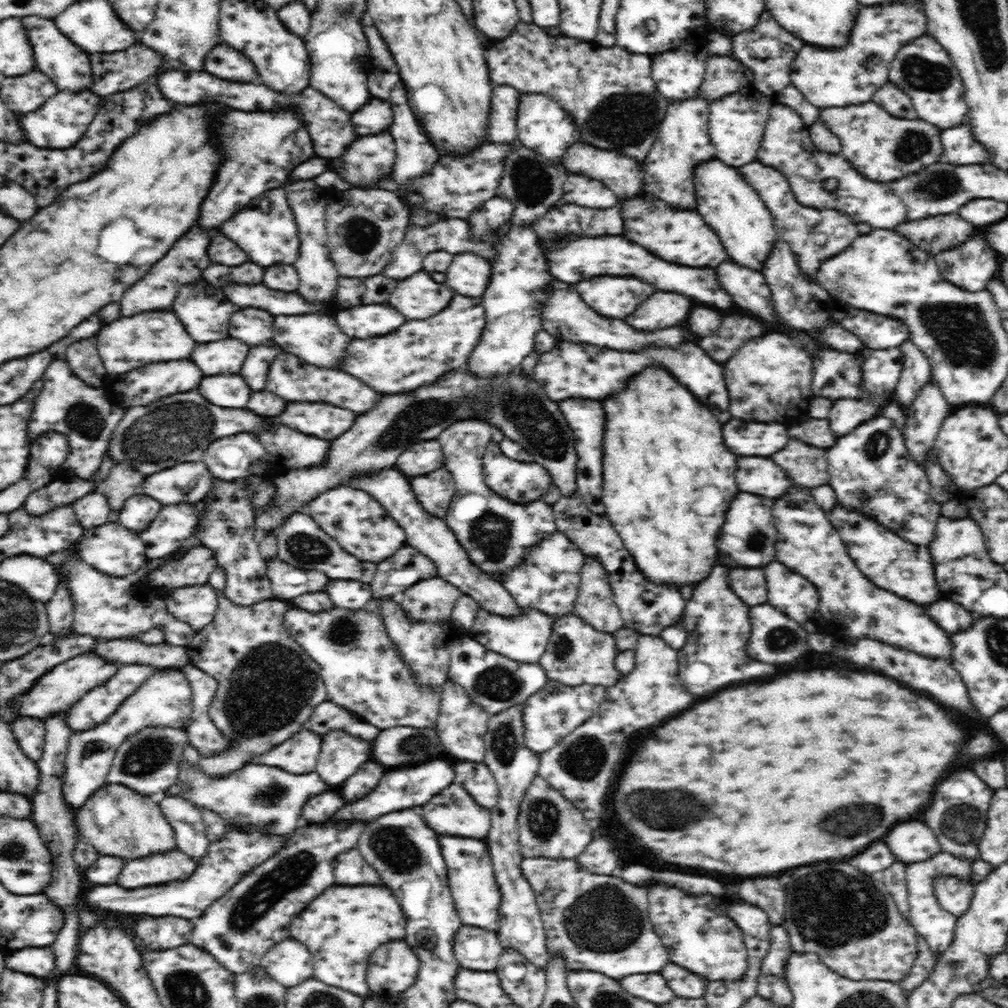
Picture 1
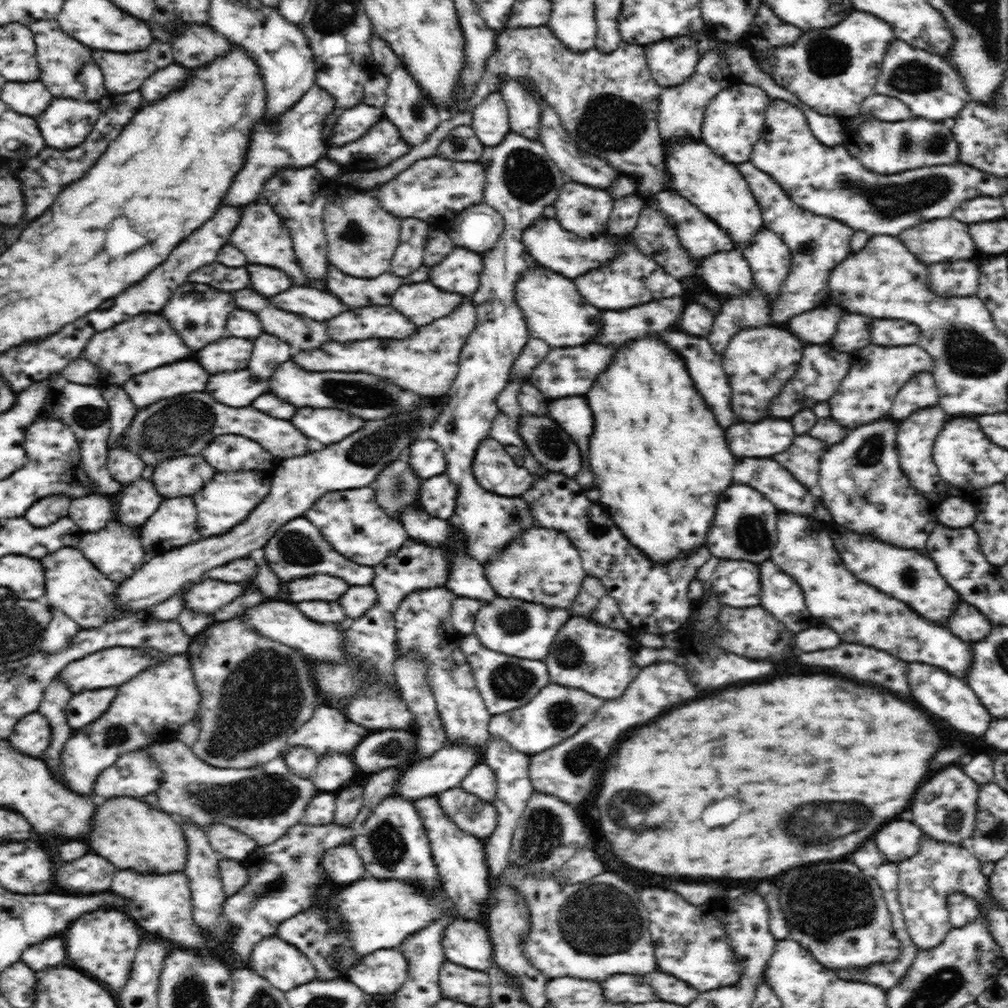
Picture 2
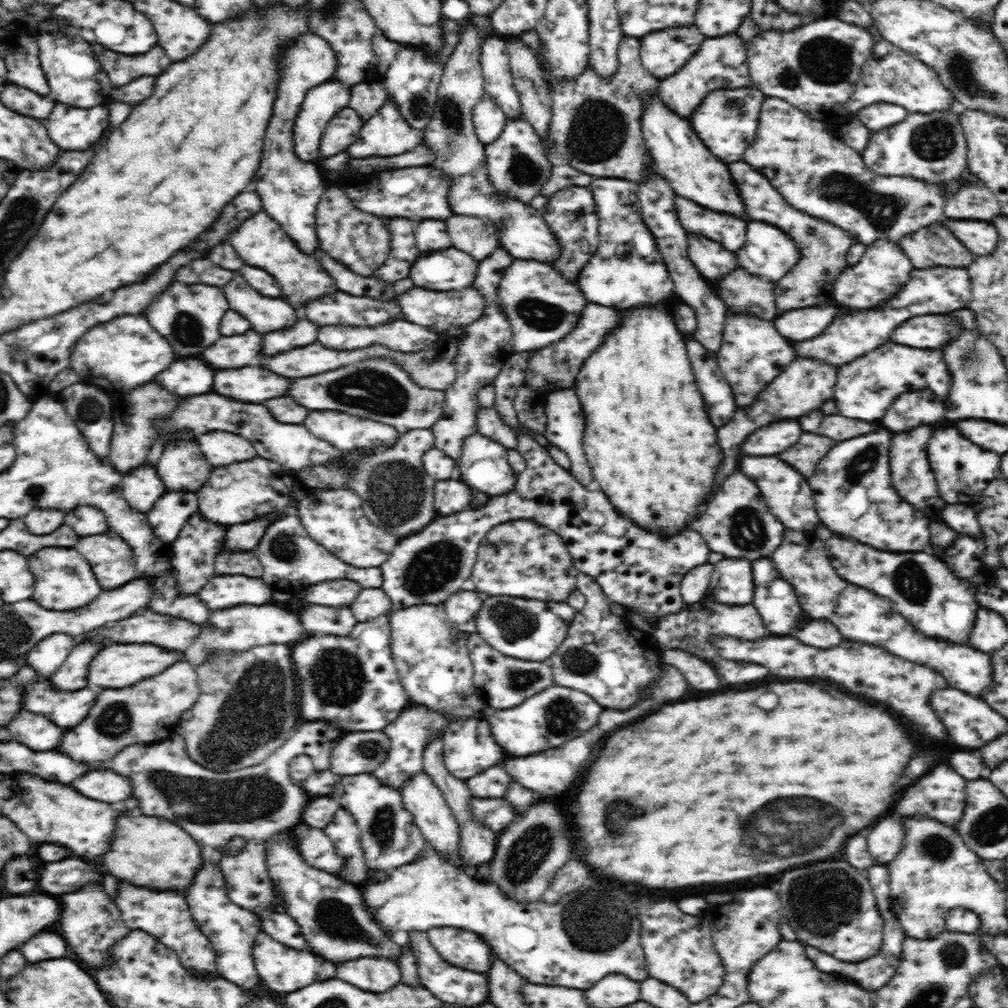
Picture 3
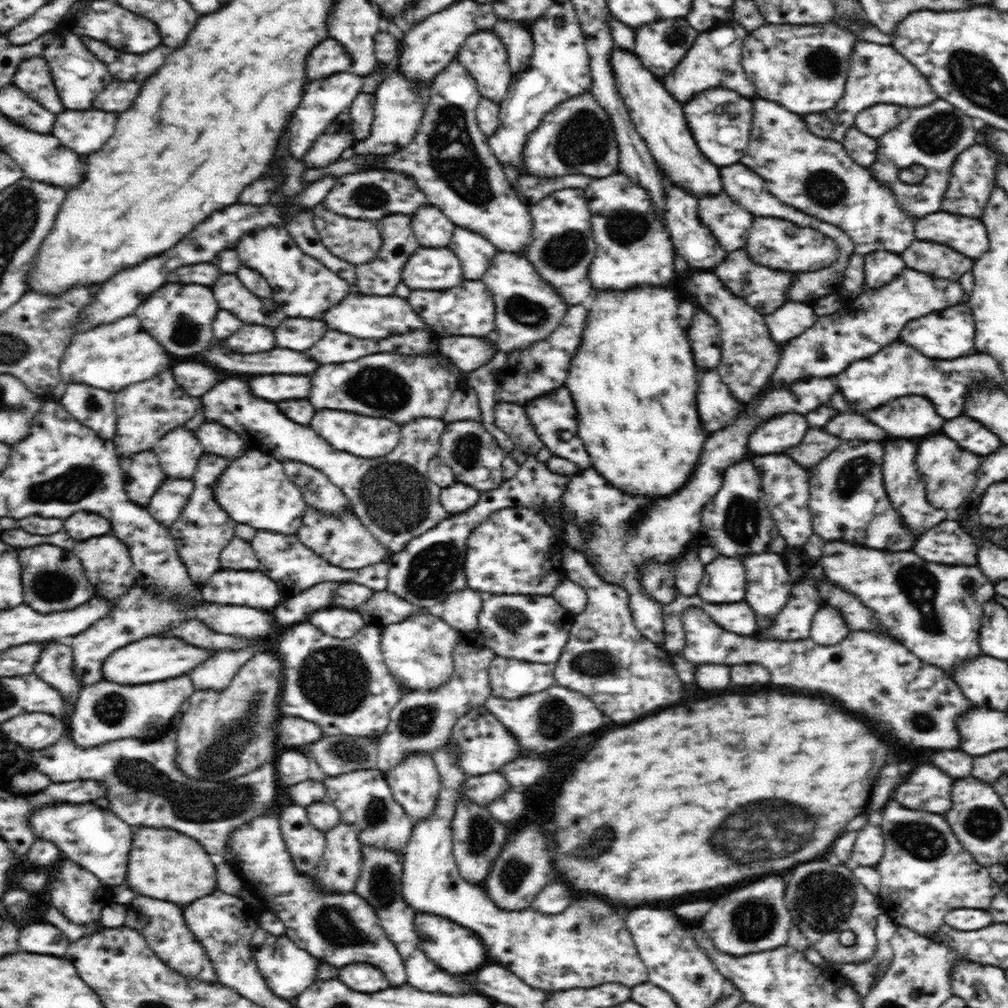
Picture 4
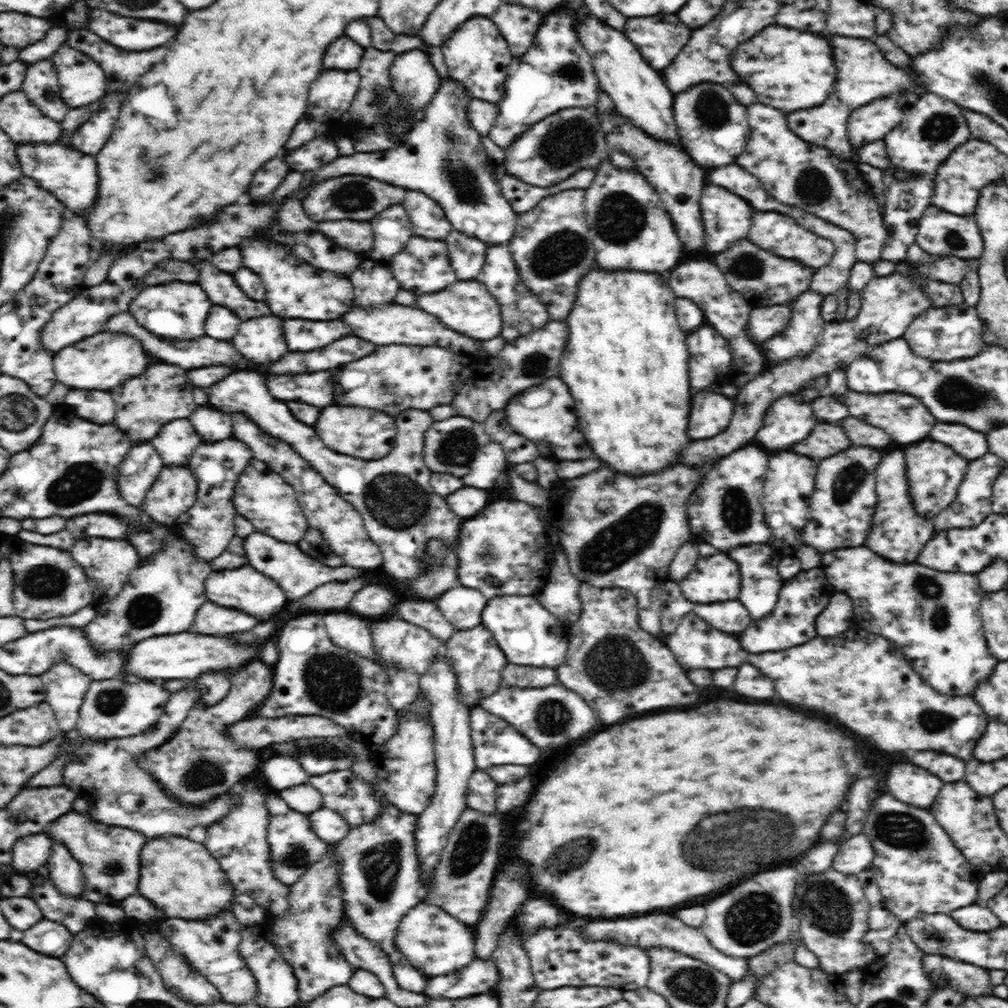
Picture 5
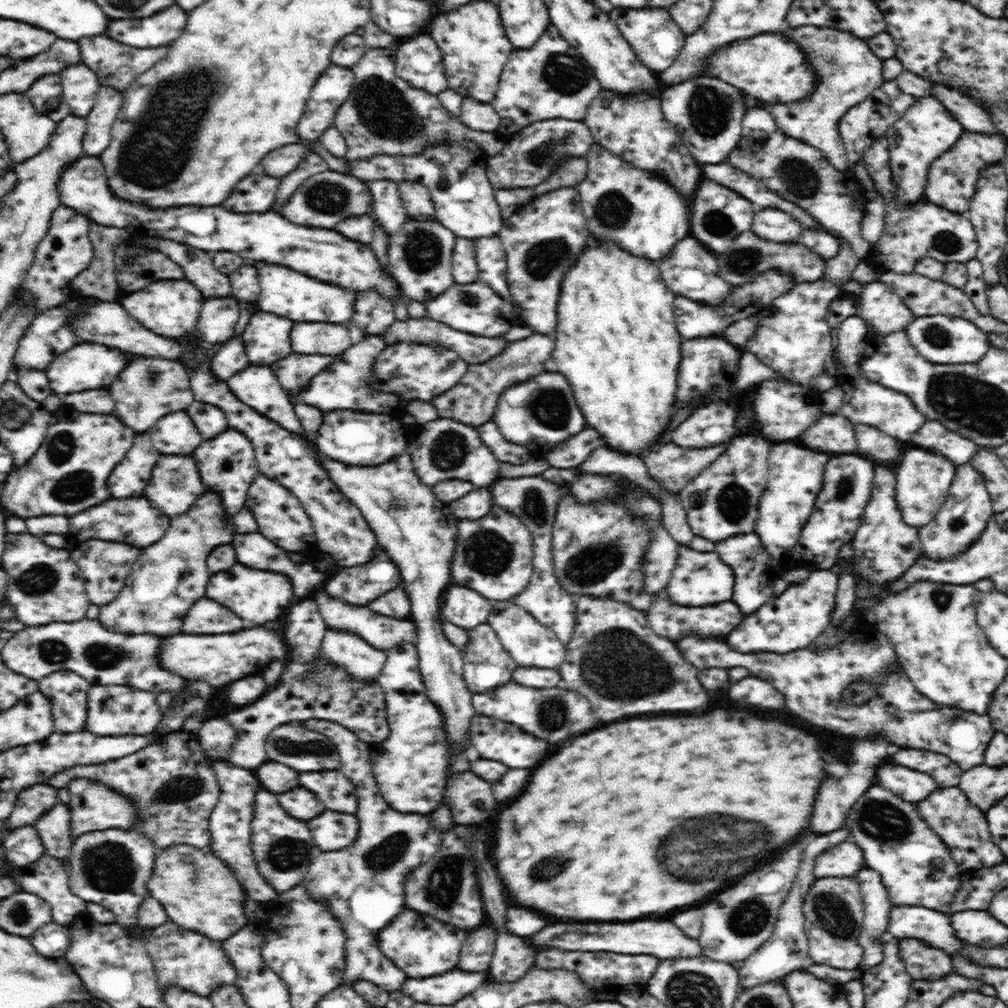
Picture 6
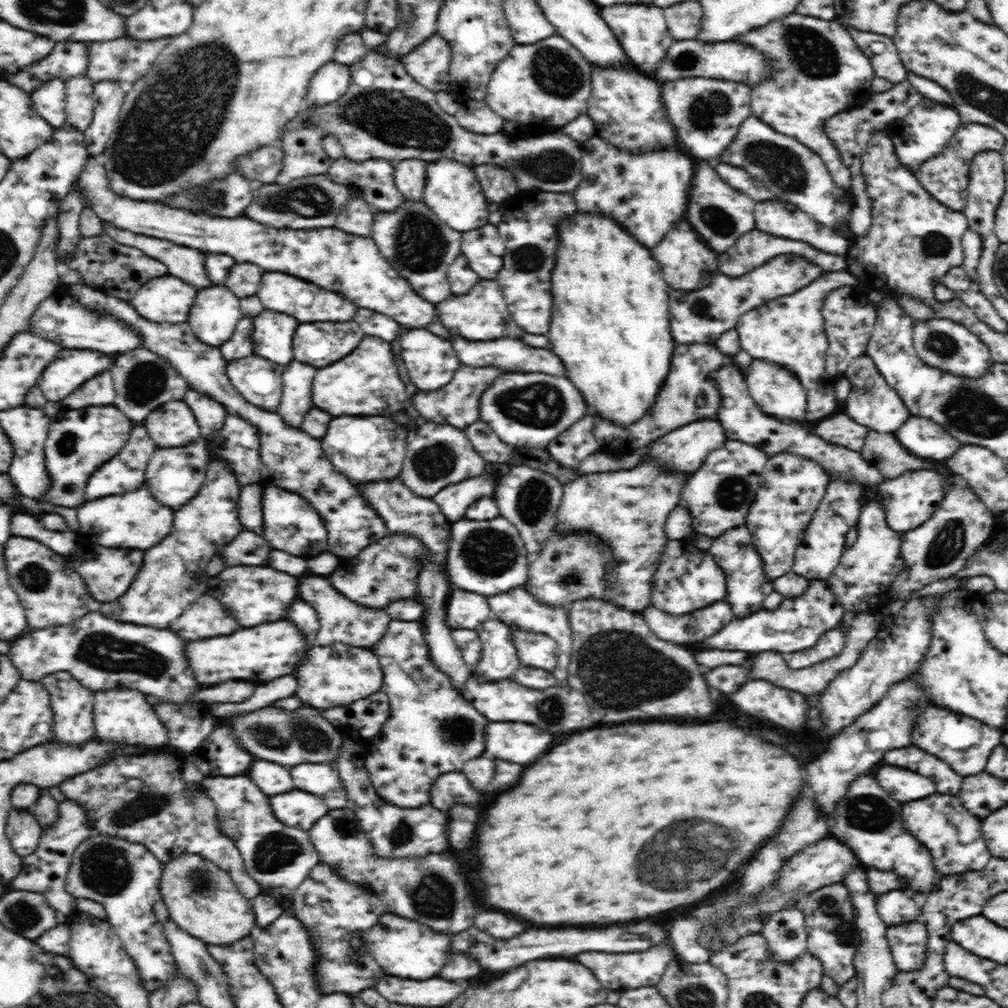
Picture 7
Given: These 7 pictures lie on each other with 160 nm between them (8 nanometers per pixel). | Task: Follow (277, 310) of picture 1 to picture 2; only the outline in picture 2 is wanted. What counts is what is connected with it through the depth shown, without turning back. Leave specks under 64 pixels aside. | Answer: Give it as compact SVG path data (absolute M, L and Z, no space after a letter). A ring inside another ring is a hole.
M292 286L284 294L270 298L278 308L284 308L288 312L302 314L306 318L312 318L316 322L326 322L340 312L346 312L348 306L342 304L340 298L336 298L330 292L320 292L314 288L298 288Z

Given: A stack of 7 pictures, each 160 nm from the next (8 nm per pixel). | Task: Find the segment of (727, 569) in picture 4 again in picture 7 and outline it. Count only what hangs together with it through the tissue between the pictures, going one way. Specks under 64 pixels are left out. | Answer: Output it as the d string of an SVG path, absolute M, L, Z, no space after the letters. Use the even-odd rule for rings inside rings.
M669 540L662 549L660 567L656 570L656 580L652 587L649 605L668 615L680 616L702 609L708 604L726 598L726 576L716 566L708 551L698 549L686 540Z

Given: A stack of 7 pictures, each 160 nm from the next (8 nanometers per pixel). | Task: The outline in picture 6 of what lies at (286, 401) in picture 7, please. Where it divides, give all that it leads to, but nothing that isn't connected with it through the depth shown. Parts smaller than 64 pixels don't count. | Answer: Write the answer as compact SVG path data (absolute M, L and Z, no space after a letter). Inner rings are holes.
M290 354L284 360L272 364L282 388L296 396L318 372L322 372L328 364L332 364L332 356L300 356Z

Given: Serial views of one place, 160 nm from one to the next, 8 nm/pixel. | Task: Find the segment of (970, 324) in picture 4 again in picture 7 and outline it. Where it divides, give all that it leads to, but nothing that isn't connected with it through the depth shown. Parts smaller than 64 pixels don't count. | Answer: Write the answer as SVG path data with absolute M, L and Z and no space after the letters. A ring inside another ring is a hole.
M943 318L917 321L913 328L913 346L920 360L929 367L964 378L980 378L995 363L988 346L975 334L972 334L963 324Z

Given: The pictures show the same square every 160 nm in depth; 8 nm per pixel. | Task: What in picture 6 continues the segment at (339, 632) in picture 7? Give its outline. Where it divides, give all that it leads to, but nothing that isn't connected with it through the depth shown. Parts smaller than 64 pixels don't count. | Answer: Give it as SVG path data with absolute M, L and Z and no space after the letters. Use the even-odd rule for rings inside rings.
M316 588L314 592L314 602L318 604L318 610L324 618L324 623L328 629L332 630L344 630L353 632L358 636L361 636L370 646L377 647L380 650L387 651L391 646L408 642L417 642L417 626L409 618L405 620L394 619L388 616L382 616L373 612L368 606L350 606L348 602L342 602L342 600L336 600L336 598L330 598L324 588Z

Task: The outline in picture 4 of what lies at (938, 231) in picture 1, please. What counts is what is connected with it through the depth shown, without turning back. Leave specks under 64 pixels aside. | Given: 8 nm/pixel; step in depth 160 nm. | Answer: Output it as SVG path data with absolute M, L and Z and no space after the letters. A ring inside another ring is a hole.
M915 238L900 255L909 269L948 280L959 280L973 266L973 259L945 244L924 242Z

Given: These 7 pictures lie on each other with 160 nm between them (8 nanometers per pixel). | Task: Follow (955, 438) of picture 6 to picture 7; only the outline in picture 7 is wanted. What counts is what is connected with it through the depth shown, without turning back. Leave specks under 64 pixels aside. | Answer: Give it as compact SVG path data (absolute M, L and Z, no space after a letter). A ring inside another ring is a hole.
M910 416L894 434L912 454L934 460L949 459L963 445L942 426L920 416Z

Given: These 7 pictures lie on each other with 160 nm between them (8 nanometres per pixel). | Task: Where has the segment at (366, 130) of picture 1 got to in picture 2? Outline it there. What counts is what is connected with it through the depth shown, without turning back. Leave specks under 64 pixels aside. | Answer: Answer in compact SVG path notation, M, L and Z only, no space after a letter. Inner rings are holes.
M358 104L349 109L341 109L337 112L336 126L332 128L332 136L327 140L330 146L344 146L348 142L360 139L366 130L370 130L374 123L384 117L383 109Z

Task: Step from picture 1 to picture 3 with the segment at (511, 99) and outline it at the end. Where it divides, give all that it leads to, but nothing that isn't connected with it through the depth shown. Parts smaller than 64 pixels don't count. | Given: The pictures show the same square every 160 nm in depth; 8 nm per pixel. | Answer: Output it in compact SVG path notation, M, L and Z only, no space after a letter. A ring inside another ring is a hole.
M486 95L473 108L472 121L474 121L475 134L484 144L492 143L500 137L507 119L500 106Z

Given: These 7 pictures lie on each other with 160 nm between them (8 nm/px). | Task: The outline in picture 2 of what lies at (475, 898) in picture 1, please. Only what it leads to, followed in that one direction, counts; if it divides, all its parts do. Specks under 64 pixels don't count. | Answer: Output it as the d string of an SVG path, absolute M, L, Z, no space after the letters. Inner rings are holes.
M425 796L411 803L424 822L424 829L431 844L432 858L437 866L442 887L448 898L452 899L458 918L485 924L494 892L483 840L460 831L460 828L440 807L437 796Z

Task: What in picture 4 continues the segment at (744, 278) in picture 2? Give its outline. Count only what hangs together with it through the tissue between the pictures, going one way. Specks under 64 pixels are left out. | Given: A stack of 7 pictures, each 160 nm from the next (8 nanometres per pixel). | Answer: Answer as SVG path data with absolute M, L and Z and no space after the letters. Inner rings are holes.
M670 180L663 186L663 193L667 200L666 206L664 206L663 220L671 234L676 253L686 260L693 269L706 268L708 270L708 268L714 268L716 264L720 264L729 252L720 248L712 231L700 221L697 213L699 198Z

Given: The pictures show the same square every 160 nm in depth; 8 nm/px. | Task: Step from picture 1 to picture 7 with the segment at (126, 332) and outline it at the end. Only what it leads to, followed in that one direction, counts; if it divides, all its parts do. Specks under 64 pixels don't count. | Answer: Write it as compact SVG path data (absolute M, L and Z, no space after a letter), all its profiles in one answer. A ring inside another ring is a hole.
M60 350L58 356L40 375L38 388L50 402L61 401L64 396L80 388L88 378L106 372L112 366L110 356L92 350Z

